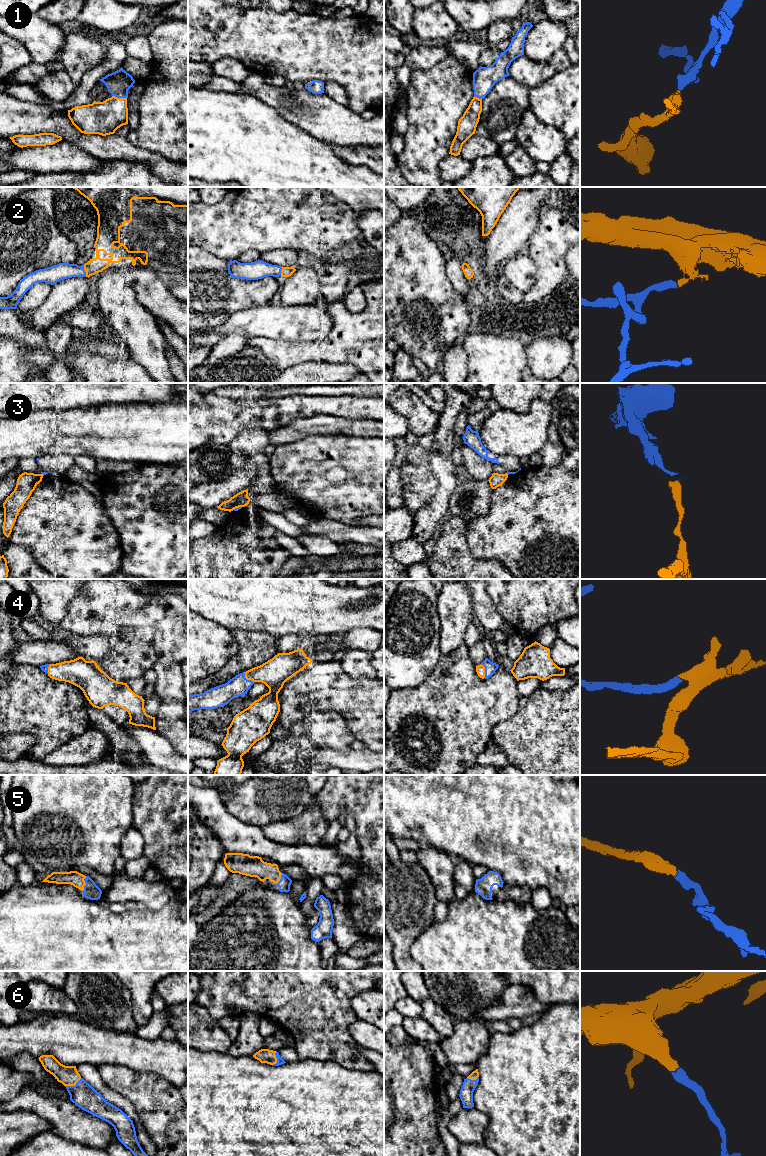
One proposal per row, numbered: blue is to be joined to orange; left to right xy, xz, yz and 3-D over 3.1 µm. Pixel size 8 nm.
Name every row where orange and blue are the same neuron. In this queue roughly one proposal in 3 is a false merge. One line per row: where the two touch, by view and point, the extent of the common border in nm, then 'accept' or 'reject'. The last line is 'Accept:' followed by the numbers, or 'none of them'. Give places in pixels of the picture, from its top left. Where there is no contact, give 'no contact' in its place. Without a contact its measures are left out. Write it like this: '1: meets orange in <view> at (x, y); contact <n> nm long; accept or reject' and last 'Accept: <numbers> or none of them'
1: meets orange in xy at (119, 98); contact 120 nm long; accept
2: meets orange in xy at (84, 269); contact 90 nm long; accept
3: meets orange in xz at (237, 507); contact 80 nm long; reject
4: meets orange in yz at (484, 670); contact 120 nm long; accept
5: meets orange in xy at (85, 883); contact 120 nm long; accept
6: meets orange in xy at (73, 1085); contact 150 nm long; accept
Accept: 1, 2, 4, 5, 6

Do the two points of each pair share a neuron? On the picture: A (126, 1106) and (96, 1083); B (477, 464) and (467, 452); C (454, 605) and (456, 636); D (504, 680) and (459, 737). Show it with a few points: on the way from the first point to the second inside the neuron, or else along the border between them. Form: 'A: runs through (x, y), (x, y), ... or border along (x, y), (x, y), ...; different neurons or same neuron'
A: runs through (119, 1101), (103, 1089); same neuron
B: runs through (474, 461), (469, 455); same neuron
C: runs through (455, 613), (456, 628); same neuron
D: runs through (493, 694), (464, 723); same neuron

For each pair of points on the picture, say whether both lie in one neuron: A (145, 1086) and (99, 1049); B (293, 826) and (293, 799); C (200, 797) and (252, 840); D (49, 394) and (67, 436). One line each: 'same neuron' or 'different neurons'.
A: different neurons
B: different neurons
C: same neuron
D: different neurons

